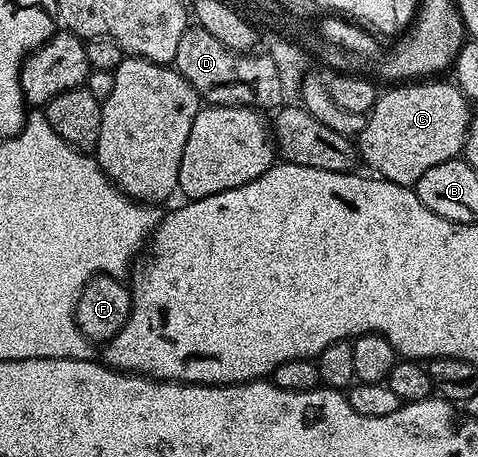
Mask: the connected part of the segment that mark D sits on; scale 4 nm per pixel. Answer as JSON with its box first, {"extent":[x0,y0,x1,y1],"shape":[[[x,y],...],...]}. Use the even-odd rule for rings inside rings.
{"extent":[174,26,285,109],"shape":[[[200,26],[184,32],[178,41],[178,53],[174,64],[181,77],[200,94],[205,104],[218,107],[243,107],[255,104],[257,108],[276,109],[285,102],[278,69],[267,53],[237,53],[222,45]],[[256,99],[256,100],[255,100]]]}

